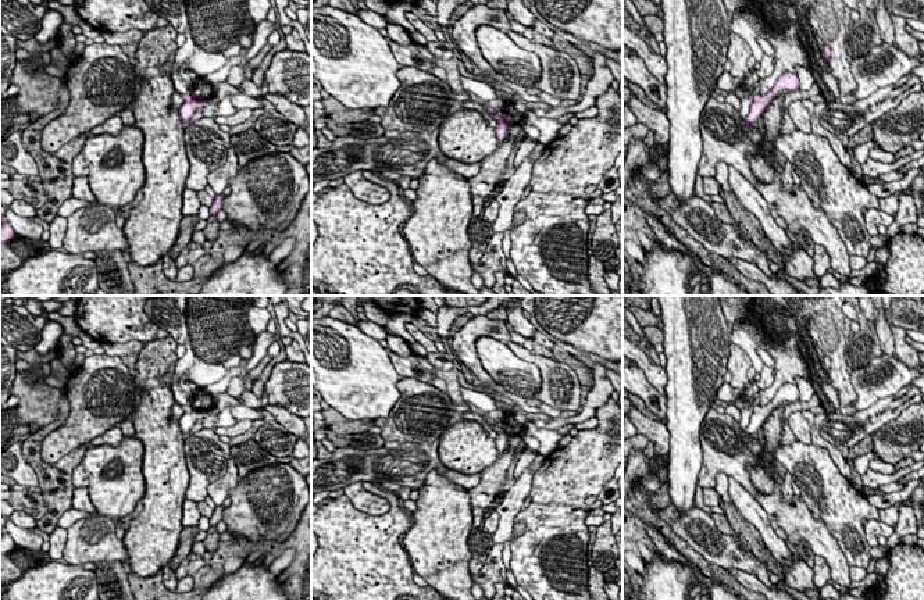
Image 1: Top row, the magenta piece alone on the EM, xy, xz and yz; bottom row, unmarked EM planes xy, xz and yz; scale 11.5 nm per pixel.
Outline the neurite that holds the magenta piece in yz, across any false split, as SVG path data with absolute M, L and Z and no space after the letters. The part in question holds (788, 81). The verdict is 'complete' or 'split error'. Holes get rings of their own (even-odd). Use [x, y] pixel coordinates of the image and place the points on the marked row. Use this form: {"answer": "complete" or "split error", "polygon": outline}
{"answer": "complete", "polygon": "M789 71L784 72L767 94L752 94L752 106L745 121L756 126L757 119L763 115L764 110L768 107L775 96L782 94L784 92L793 92L798 89L798 75Z"}

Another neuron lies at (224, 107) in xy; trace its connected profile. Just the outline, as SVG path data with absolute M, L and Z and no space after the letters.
M225 96L224 99L221 99L218 101L218 104L215 106L215 111L213 118L215 117L228 117L236 112L236 108L232 106L231 101L232 96Z

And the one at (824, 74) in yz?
M825 64L816 71L816 76L825 85L828 92L834 96L835 101L841 99L841 90L838 79L832 75L832 71Z

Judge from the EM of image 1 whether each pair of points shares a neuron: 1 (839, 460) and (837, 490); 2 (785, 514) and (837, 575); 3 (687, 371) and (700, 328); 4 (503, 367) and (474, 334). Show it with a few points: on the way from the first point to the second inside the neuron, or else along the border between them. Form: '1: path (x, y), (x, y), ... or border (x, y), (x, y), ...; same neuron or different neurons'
1: border (817, 445), (827, 450), (837, 468), (849, 481); different neurons
2: path (802, 527), (835, 559); same neuron
3: path (696, 360), (696, 339); same neuron
4: border (481, 335), (475, 342), (475, 352), (485, 370); different neurons

